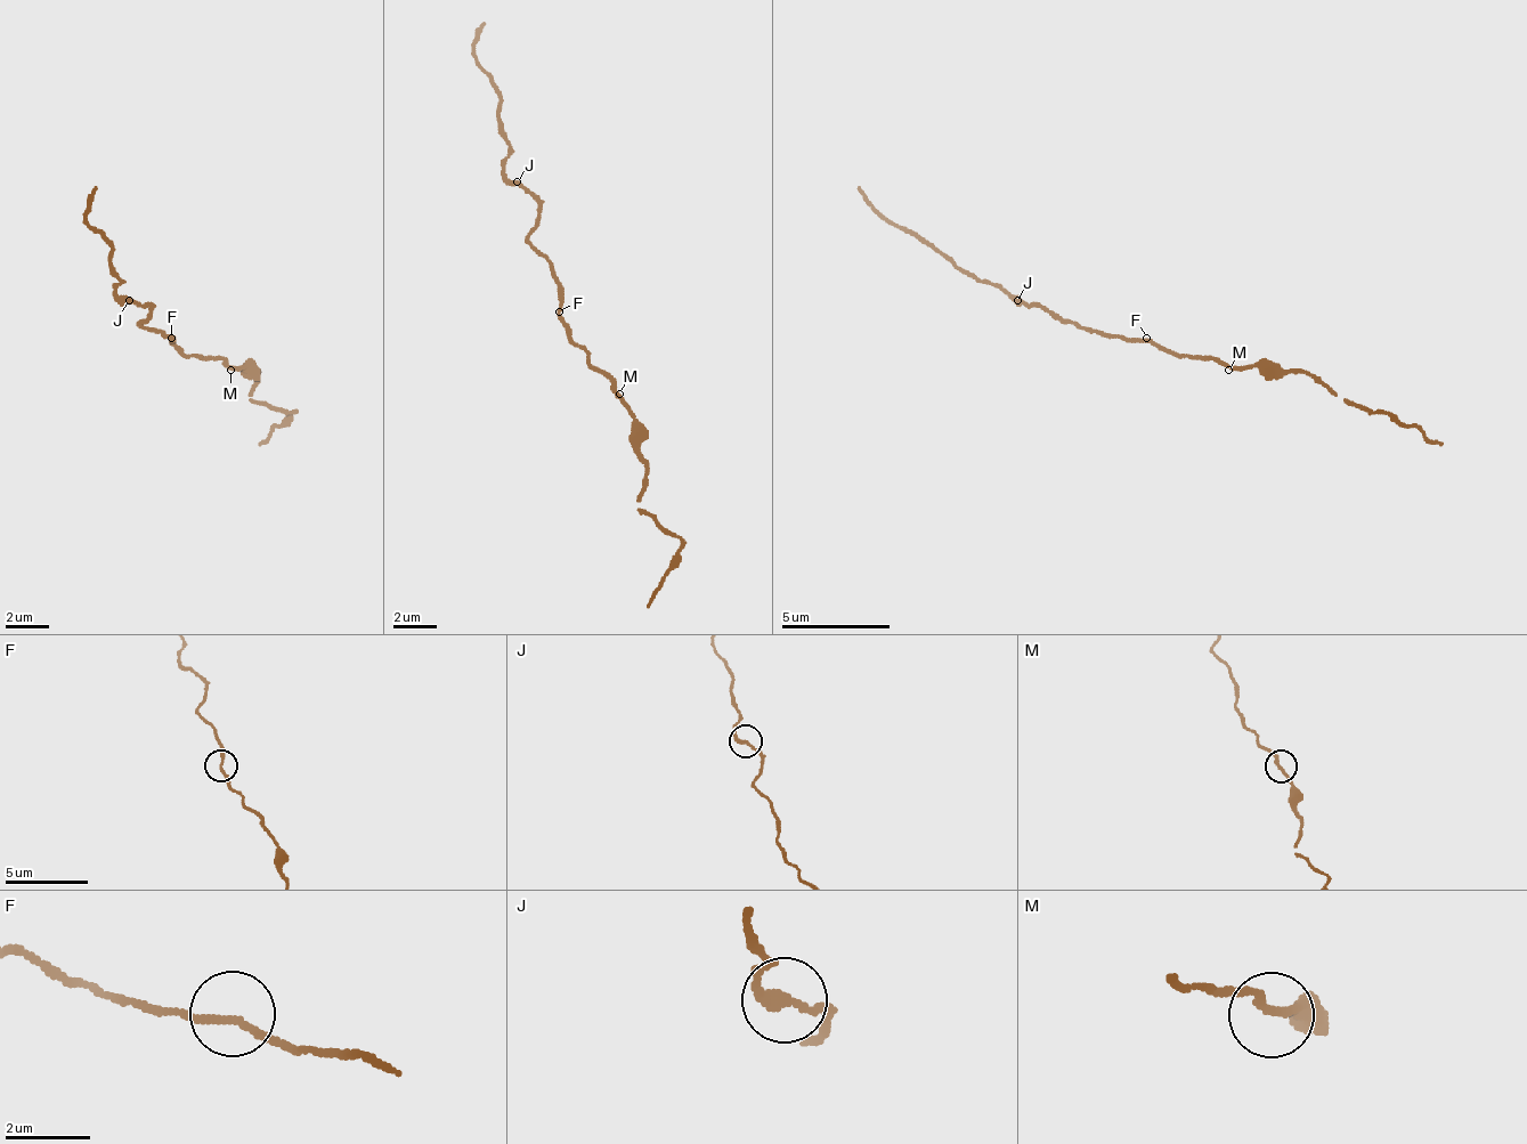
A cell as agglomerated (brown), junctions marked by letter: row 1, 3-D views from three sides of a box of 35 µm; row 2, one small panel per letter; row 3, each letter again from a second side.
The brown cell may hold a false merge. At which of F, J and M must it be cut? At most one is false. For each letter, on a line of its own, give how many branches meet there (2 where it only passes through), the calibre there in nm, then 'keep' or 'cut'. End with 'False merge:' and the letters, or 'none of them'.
F: 2 branches meet; 170 nm thick; keep
J: 2 branches meet; 240 nm thick; keep
M: 2 branches meet; 170 nm thick; keep
False merge: none of them

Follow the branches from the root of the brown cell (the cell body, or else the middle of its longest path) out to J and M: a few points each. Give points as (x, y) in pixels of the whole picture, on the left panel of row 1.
J: (171, 342), (160, 332), (144, 326), (149, 305), (132, 305), (127, 299)
M: (171, 342), (181, 354), (209, 354), (230, 370)

